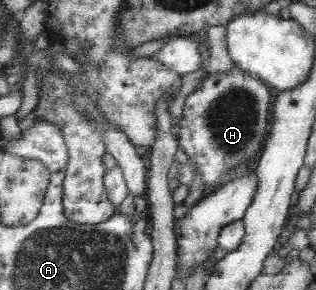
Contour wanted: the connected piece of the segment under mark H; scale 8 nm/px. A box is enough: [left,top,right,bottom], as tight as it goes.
[178,66,275,198]

